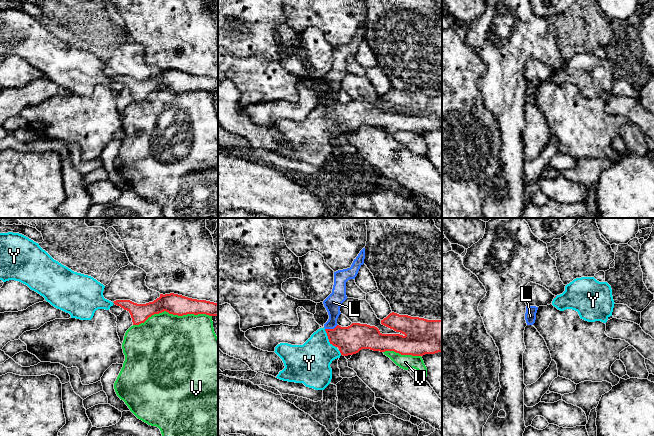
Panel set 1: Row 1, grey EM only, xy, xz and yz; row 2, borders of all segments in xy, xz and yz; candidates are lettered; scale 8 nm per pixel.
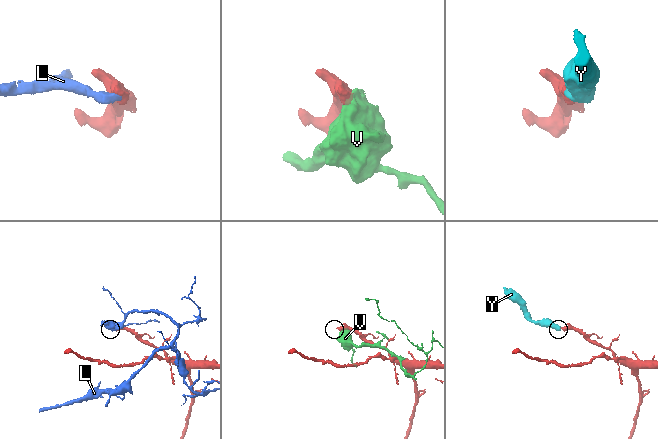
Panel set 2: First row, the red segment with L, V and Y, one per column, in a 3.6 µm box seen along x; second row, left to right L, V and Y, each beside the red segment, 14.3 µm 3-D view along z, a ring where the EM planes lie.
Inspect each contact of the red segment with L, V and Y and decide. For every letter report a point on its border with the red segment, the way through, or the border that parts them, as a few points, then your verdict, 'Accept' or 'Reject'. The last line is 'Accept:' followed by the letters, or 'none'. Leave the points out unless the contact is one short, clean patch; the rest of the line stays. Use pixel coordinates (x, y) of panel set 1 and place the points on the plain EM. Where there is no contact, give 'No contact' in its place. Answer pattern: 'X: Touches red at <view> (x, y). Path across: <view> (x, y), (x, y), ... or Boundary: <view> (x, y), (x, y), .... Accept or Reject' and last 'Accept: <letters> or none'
L: Touches red at xz (331, 105). Boundary: xz (337, 100), (333, 104), (325, 105). Reject
V: Touches red at xy (172, 89). Reject
Y: Touches red at xz (328, 114). Path across: xz (350, 116), (345, 114), (328, 114), (310, 139). Accept
Accept: Y

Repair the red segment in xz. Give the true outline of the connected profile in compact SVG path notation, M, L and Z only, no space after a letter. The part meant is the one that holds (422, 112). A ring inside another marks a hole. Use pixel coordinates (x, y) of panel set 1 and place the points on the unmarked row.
M392 88L381 96L381 100L397 109L382 110L375 102L352 99L348 103L337 101L334 105L320 104L303 121L278 120L274 128L282 135L285 144L279 148L276 154L288 158L303 159L306 163L315 166L324 166L332 155L330 140L341 131L353 131L362 125L380 128L394 127L401 131L412 132L442 128L442 95L427 96Z

